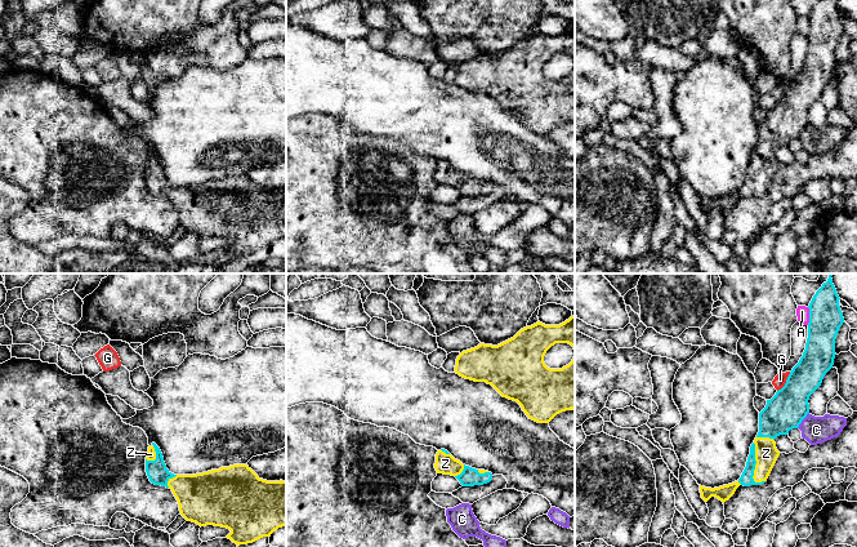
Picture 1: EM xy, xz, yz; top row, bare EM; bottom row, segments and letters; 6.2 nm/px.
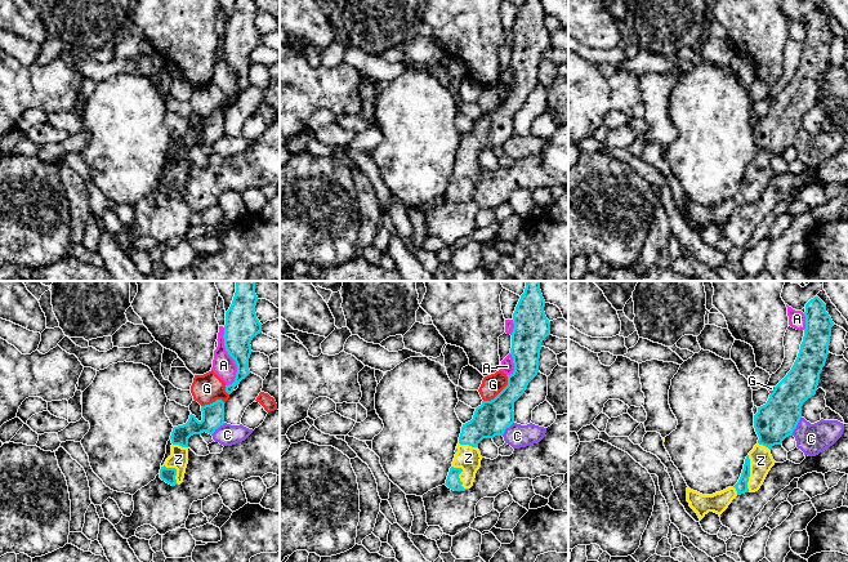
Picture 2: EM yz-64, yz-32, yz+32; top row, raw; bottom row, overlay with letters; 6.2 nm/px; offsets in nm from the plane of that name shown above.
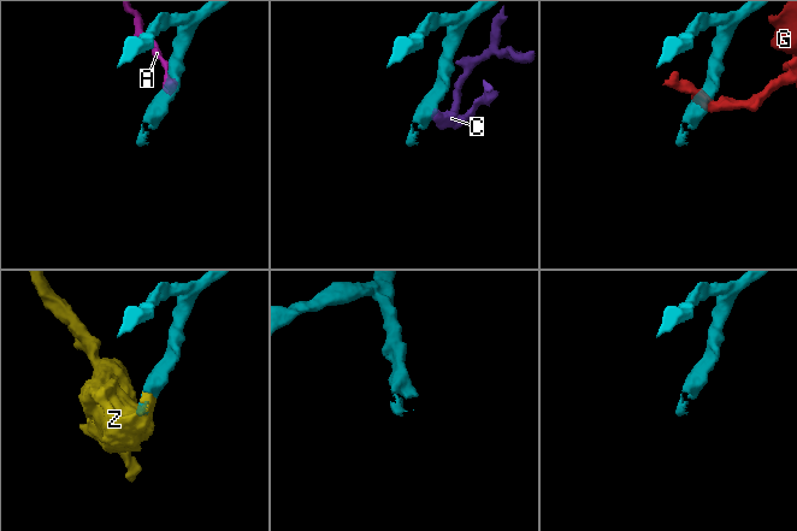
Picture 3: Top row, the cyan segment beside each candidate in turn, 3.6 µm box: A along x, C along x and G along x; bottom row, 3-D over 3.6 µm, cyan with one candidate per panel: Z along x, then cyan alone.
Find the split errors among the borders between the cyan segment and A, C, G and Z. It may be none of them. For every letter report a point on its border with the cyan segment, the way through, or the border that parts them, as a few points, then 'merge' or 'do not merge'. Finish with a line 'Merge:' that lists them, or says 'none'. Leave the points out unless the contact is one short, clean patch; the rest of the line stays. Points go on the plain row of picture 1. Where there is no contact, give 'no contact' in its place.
A: yz (809, 27) | along yz (807, 18), (808, 35) | do not merge
C: yz (803, 129) | along yz (808, 123), (797, 138) | do not merge
G: yz (786, 93) | along yz (790, 83), (786, 93), (777, 102) | do not merge
Z: yz (755, 174) | merge
Merge: Z

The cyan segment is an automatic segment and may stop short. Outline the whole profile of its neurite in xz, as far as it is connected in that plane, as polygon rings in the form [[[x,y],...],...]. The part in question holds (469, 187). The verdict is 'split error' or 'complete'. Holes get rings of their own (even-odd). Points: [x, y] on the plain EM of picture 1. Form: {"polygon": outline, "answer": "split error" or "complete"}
{"polygon": [[[445,160],[437,163],[434,179],[437,184],[455,187],[463,197],[483,196],[492,190],[491,183],[465,177]]], "answer": "split error"}

